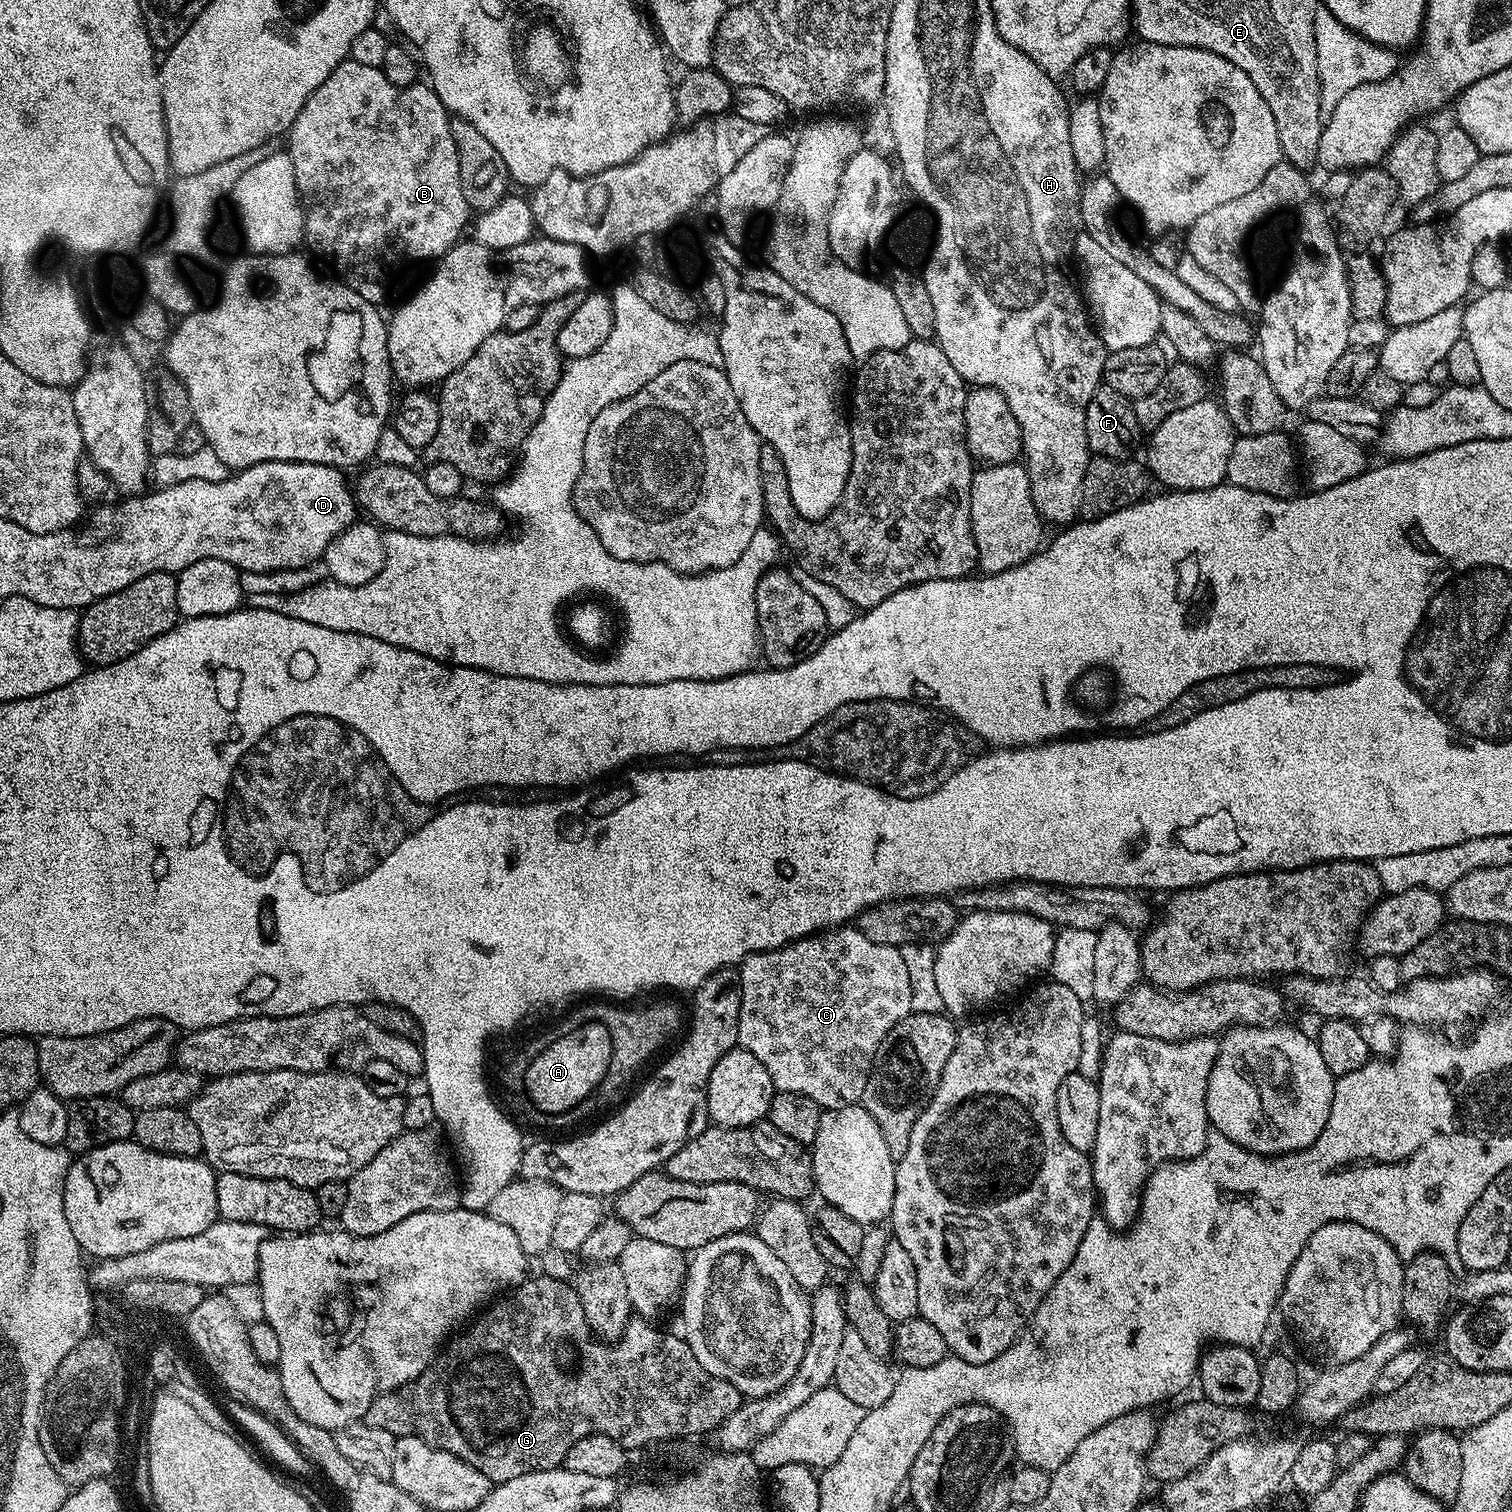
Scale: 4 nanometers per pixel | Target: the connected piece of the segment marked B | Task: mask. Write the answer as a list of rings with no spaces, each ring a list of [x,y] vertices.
[[[350,58],[343,60],[332,71],[330,78],[306,98],[302,110],[298,110],[298,118],[294,118],[291,128],[286,133],[286,151],[290,162],[294,162],[294,178],[296,189],[304,206],[304,235],[307,243],[312,243],[320,251],[320,256],[333,268],[335,279],[345,284],[354,294],[358,294],[367,304],[383,305],[384,295],[388,292],[388,279],[392,271],[403,260],[430,260],[446,255],[457,241],[465,235],[464,227],[469,227],[470,209],[466,202],[466,194],[462,194],[462,174],[458,170],[458,150],[454,146],[452,120],[450,113],[438,98],[438,94],[427,83],[417,82],[408,88],[396,88],[386,78],[382,69],[374,66],[361,66]]]

